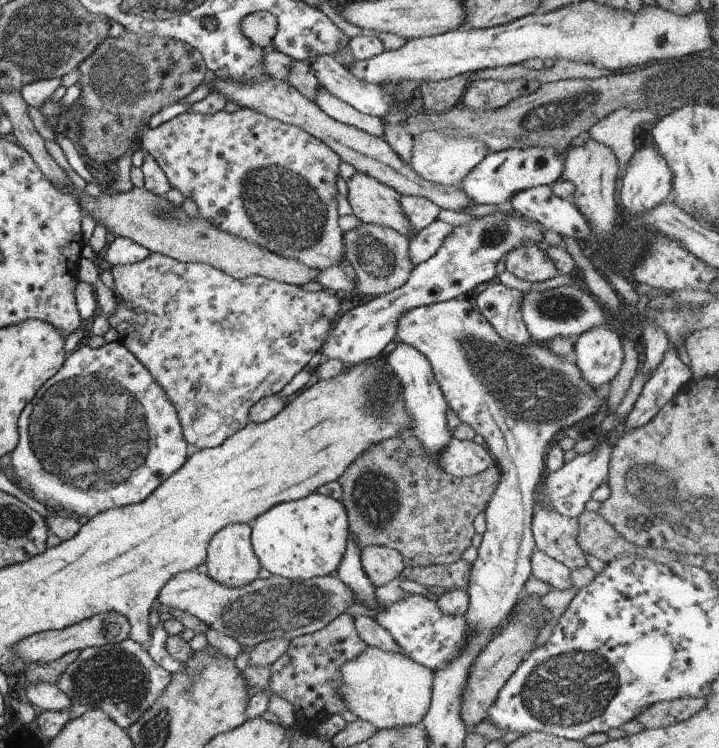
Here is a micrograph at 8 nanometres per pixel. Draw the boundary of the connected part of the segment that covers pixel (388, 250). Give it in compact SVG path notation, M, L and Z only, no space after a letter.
M362 223L358 228L343 233L343 238L346 258L358 276L356 293L360 297L379 297L404 286L410 278L410 272L416 268L410 262L408 238L392 228Z

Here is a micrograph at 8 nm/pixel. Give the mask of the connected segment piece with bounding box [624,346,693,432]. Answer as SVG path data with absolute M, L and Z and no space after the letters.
M671 346L664 354L658 370L644 383L630 413L627 414L625 432L646 426L658 411L693 378L690 367Z

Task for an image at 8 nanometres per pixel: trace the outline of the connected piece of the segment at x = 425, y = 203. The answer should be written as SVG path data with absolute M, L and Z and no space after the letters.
M404 195L400 198L400 206L402 206L402 212L408 218L410 226L419 232L428 225L434 224L442 210L432 200L424 198L424 196Z

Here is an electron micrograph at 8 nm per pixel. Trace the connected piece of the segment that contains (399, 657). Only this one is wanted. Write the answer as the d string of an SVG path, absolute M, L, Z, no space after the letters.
M368 646L360 652L360 656L340 668L340 676L342 684L338 694L342 696L346 710L350 710L360 721L375 726L376 730L414 727L430 708L434 688L432 670L400 652Z

